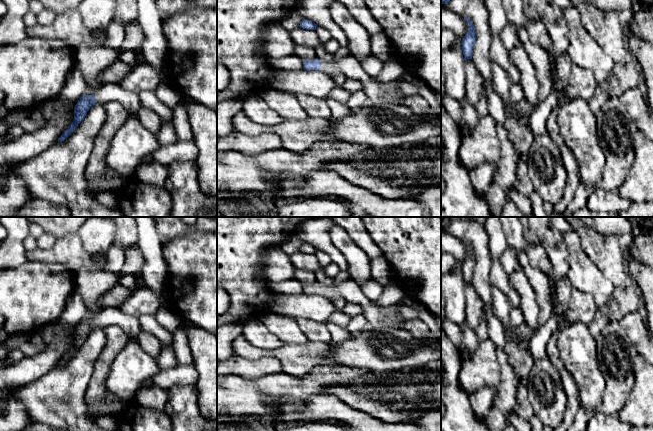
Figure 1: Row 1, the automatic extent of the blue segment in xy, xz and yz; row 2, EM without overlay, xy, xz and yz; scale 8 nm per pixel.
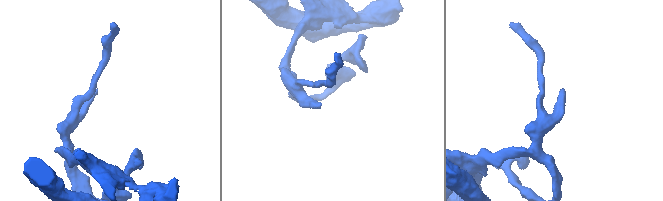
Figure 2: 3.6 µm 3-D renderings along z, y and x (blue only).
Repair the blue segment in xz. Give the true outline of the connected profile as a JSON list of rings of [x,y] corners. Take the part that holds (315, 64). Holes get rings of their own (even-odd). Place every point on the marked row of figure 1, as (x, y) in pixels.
[[[350,55],[338,61],[325,62],[318,58],[303,59],[304,70],[322,71],[328,75],[343,74],[346,78],[359,80],[363,84],[363,91],[367,94],[370,104],[398,104],[418,93],[418,87],[405,81],[381,83],[369,76],[362,68],[361,62]]]

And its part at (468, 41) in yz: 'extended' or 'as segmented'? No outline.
as segmented

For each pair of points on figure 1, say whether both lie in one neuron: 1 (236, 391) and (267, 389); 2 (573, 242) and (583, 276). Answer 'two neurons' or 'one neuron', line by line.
1: one neuron
2: one neuron

